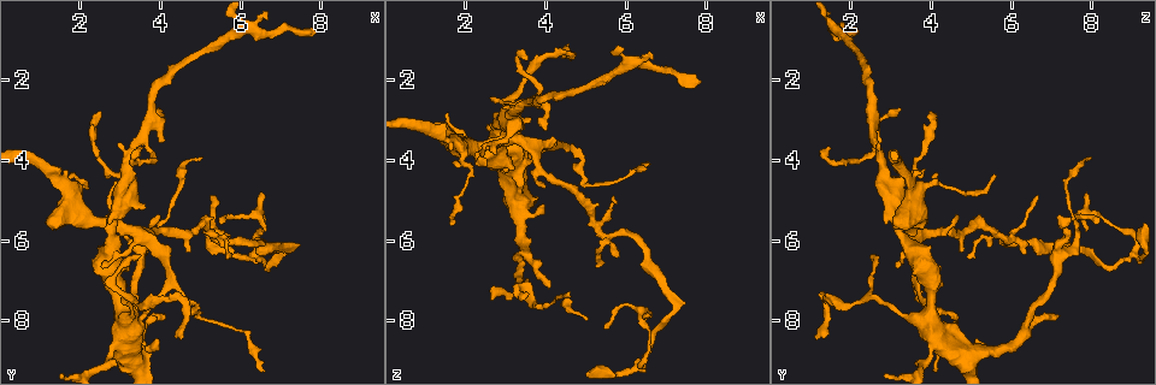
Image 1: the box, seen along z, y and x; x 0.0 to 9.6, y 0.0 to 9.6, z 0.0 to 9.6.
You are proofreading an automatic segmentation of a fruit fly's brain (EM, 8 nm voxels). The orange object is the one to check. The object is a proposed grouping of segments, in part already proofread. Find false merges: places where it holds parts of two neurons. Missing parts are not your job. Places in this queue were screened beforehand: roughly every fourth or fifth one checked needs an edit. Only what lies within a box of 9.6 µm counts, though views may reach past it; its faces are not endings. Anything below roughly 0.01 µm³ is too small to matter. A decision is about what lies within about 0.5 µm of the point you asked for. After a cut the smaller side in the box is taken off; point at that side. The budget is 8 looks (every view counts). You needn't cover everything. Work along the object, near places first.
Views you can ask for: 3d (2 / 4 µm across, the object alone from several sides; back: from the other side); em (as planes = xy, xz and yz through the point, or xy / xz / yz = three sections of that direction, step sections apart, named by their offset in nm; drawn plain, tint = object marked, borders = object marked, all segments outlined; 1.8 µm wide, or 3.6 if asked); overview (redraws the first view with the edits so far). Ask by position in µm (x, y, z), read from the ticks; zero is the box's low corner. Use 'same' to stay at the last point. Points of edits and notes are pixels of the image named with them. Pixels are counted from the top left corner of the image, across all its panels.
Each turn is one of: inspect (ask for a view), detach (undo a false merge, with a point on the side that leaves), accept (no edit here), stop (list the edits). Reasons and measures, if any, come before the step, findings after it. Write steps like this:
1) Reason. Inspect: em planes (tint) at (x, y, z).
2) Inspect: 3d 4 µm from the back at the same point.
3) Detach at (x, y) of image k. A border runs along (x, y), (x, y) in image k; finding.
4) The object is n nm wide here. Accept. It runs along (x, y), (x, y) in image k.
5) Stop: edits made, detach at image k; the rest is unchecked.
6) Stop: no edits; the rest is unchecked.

Abrupt turn. Inspect: em planes (tint) at (6.20, 5.35, 7.65).

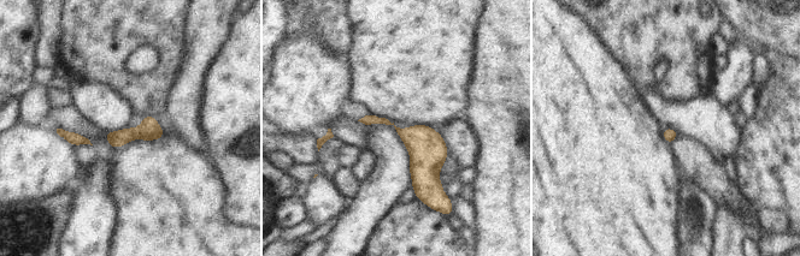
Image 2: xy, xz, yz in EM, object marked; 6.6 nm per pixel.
Accept. All the same neuron.

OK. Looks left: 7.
Three arms meet. Inspect: 3d 4 µm from the back at (6.40, 6.35, 9.00).

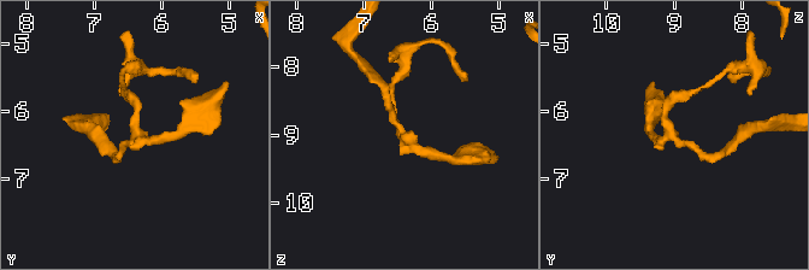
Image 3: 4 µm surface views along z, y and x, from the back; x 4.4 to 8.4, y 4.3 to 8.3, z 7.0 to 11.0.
Inspect: em planes (tint) at (6.40, 6.35, 9.05).

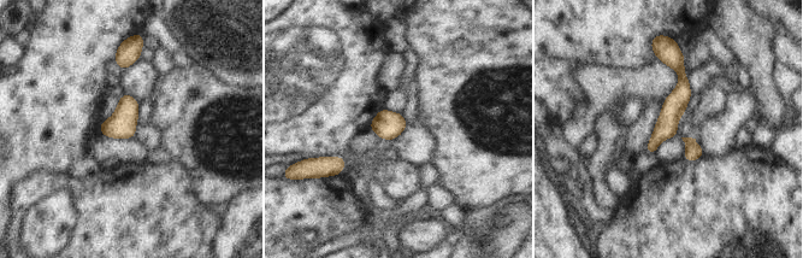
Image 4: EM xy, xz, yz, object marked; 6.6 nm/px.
Accept. It runs along (662, 54), (680, 70), (682, 94), (649, 151) in image 4; one neuron here.

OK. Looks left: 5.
Closes a loop. Inspect: 3d 2 µm at (4.25, 7.10, 3.60).

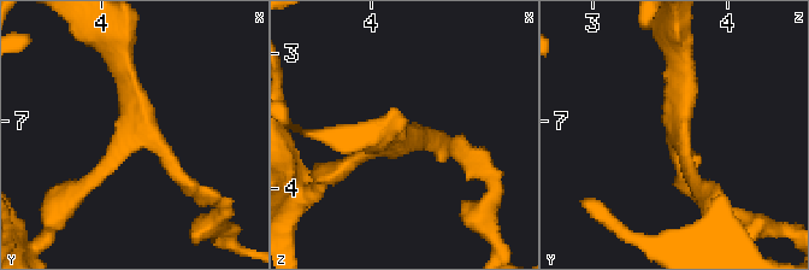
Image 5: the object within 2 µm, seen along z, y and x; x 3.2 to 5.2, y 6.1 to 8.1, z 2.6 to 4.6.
Inspect: em planes (tint) at (4.26, 7.12, 3.60).

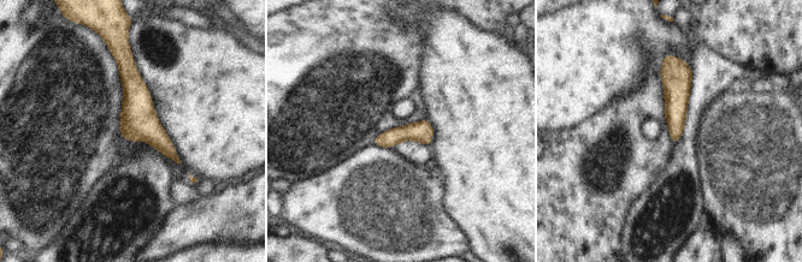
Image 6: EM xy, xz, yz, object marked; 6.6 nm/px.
Accept. It runs along (125, 57), (137, 118), (174, 156) in image 6; one neuron here.

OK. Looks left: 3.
Stop: no edits; the rest is unchecked.

